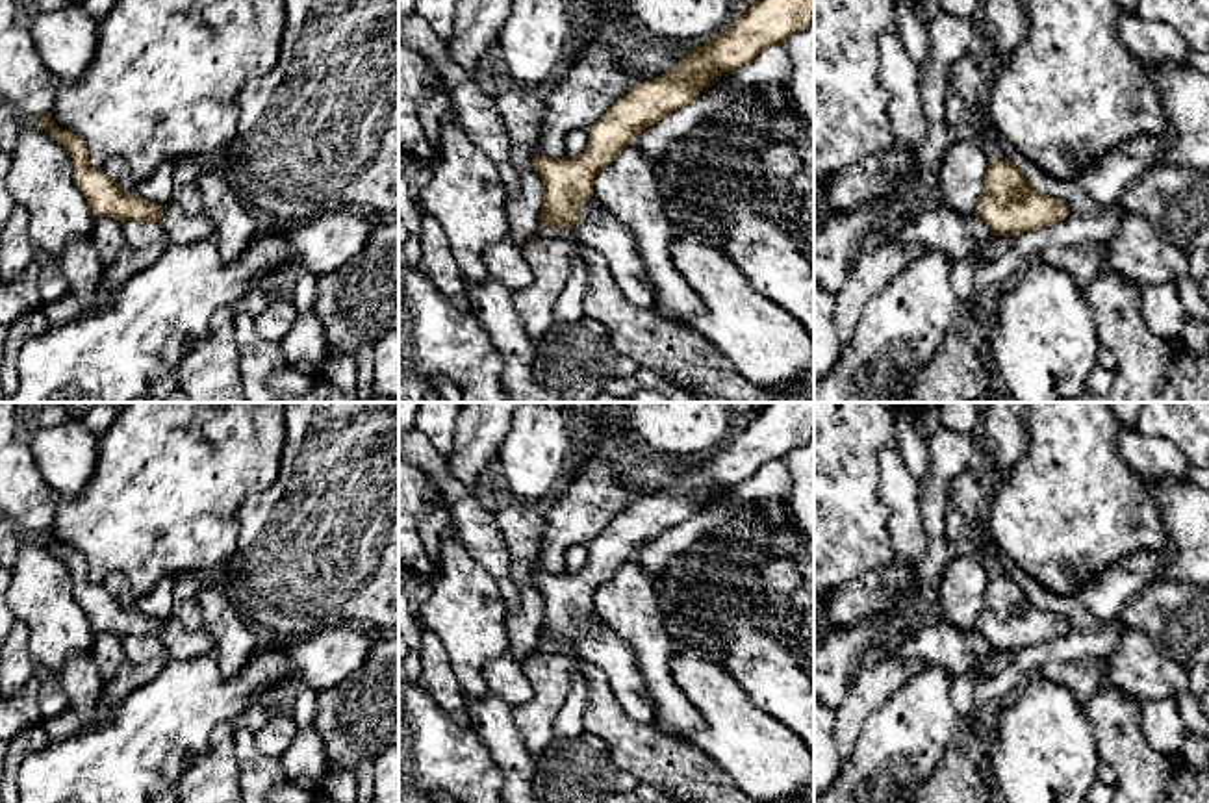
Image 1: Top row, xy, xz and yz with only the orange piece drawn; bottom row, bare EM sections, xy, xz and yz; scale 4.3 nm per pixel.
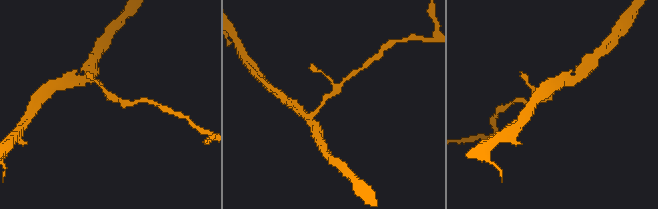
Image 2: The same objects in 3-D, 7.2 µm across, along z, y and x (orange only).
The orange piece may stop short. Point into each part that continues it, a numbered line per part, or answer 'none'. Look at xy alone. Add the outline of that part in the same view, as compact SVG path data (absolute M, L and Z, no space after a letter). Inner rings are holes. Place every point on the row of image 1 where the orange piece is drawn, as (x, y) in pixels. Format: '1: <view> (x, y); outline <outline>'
none

